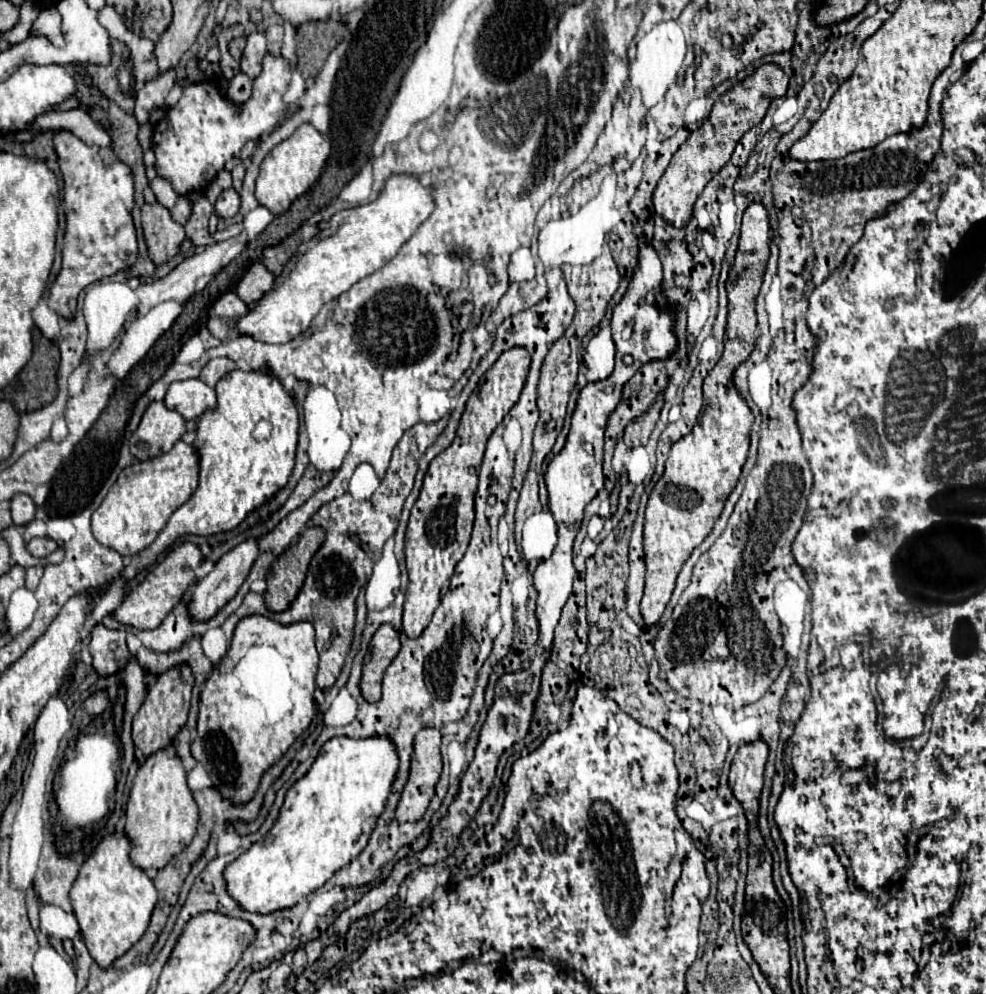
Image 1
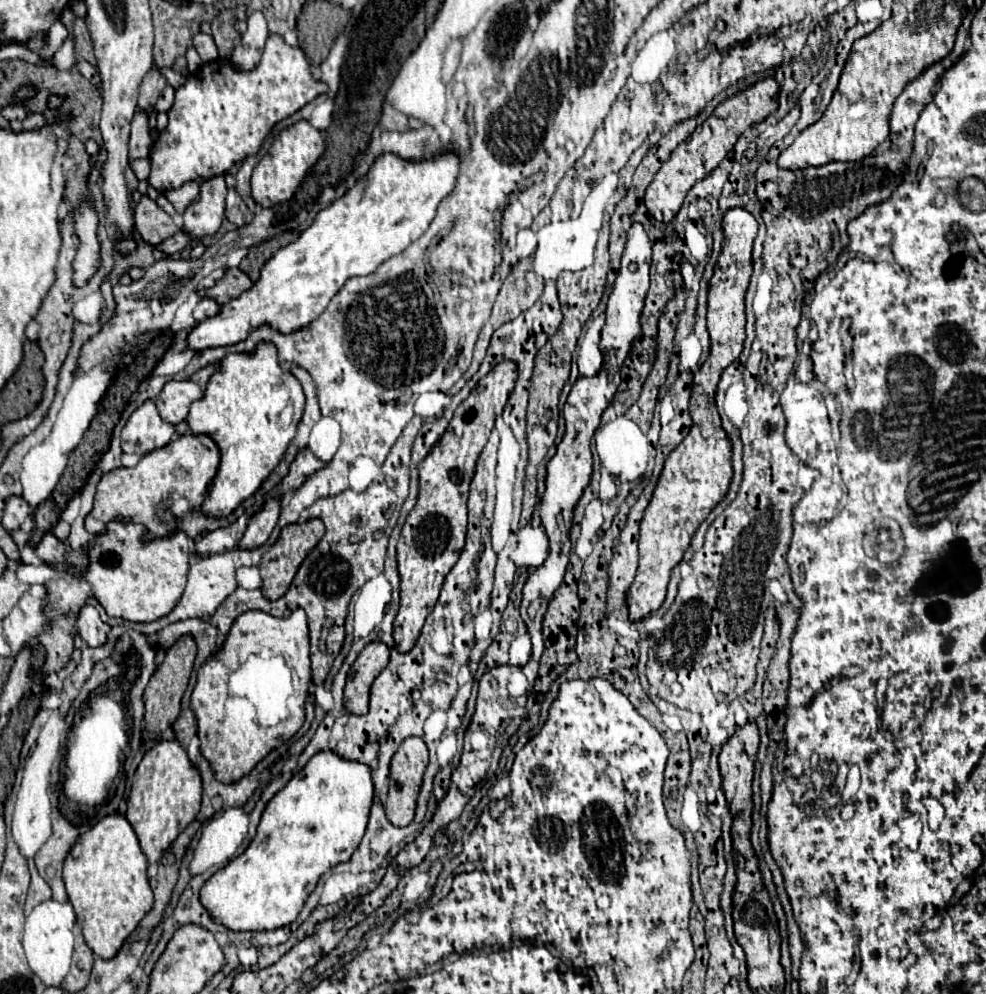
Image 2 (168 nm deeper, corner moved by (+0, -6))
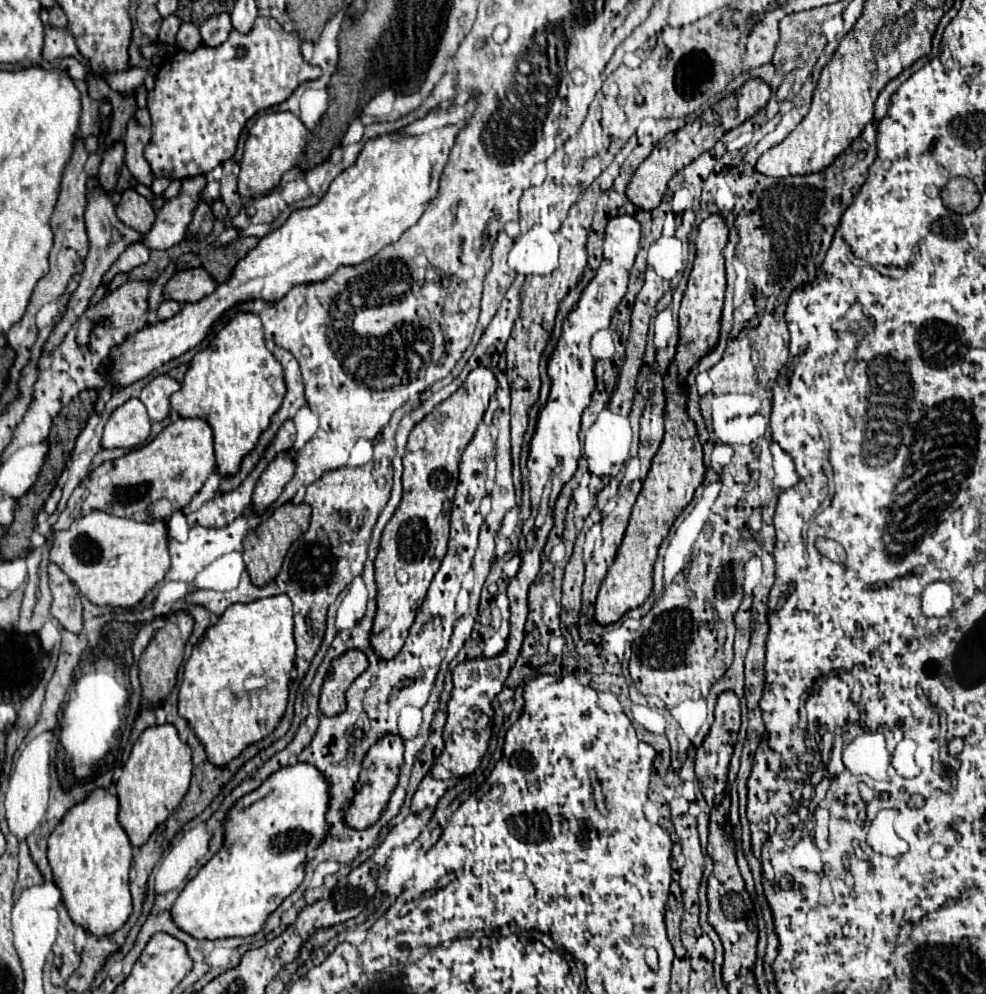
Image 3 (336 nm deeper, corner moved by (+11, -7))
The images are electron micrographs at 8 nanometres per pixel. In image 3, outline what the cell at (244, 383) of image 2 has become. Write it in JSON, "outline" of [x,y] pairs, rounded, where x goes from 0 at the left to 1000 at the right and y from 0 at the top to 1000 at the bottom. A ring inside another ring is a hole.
{"outline":[[[239,314],[211,350],[197,356],[183,392],[172,398],[174,410],[185,421],[209,421],[217,435],[219,471],[237,477],[243,463],[260,449],[262,439],[272,431],[276,416],[290,396],[284,364],[270,350],[268,330],[258,314]]]}

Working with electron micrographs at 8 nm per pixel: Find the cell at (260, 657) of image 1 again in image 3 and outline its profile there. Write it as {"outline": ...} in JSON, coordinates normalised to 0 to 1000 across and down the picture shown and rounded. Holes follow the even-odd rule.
{"outline":[[[290,598],[264,602],[252,608],[233,608],[217,630],[207,636],[207,642],[197,650],[181,696],[181,718],[191,724],[201,744],[207,748],[211,765],[219,771],[231,769],[243,757],[270,742],[290,716],[294,674],[300,664],[298,648],[296,606]]]}

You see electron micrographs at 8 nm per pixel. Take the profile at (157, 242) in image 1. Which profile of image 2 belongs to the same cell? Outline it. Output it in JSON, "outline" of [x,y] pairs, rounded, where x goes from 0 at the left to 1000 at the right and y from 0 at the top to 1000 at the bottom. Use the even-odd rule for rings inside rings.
{"outline":[[[145,198],[137,206],[137,228],[143,240],[153,248],[159,248],[161,244],[175,238],[182,232],[175,220],[151,198]]]}

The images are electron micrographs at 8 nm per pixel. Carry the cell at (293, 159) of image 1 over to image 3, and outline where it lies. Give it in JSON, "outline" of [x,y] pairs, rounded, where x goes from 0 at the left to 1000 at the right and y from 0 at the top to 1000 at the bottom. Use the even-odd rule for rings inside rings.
{"outline":[[[272,113],[262,117],[258,127],[252,131],[252,139],[247,145],[247,159],[241,177],[241,193],[252,199],[272,195],[276,189],[284,185],[286,175],[300,165],[302,157],[306,155],[306,149],[310,149],[310,143],[312,131],[306,125],[306,121],[296,113]]]}

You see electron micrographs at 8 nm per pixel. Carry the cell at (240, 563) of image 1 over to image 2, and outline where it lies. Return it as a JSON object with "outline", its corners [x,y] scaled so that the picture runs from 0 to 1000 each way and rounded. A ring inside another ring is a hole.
{"outline":[[[281,502],[271,504],[269,510],[253,524],[251,534],[248,534],[246,542],[242,544],[242,552],[261,552],[261,550],[265,550],[273,542],[277,530],[281,528],[283,512],[285,512],[285,504],[281,504]]]}

